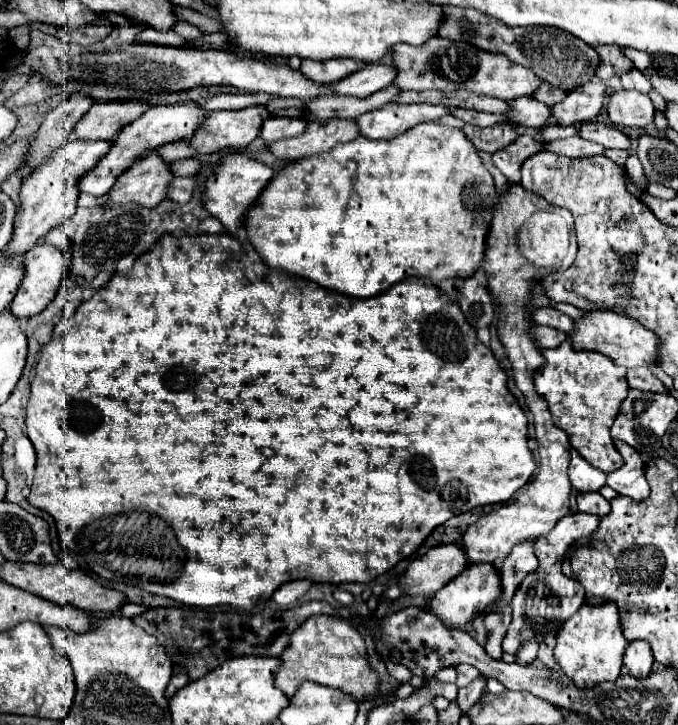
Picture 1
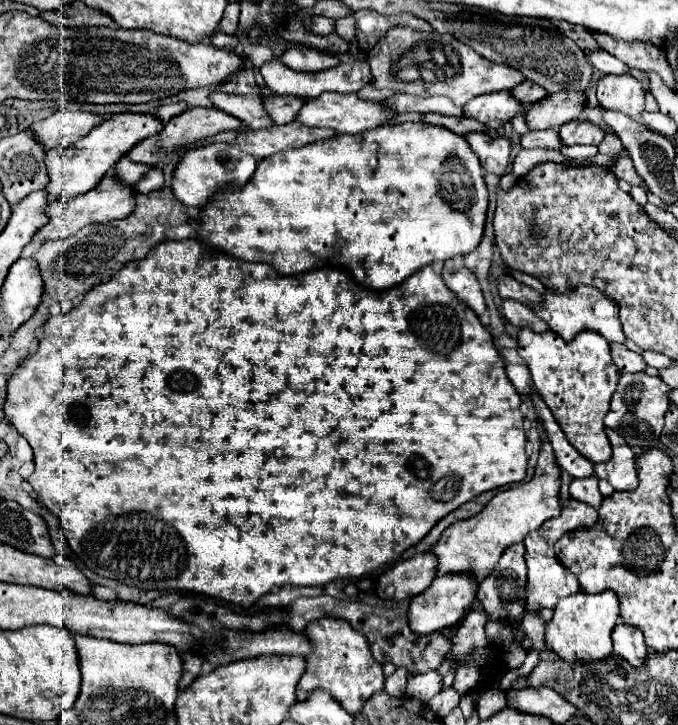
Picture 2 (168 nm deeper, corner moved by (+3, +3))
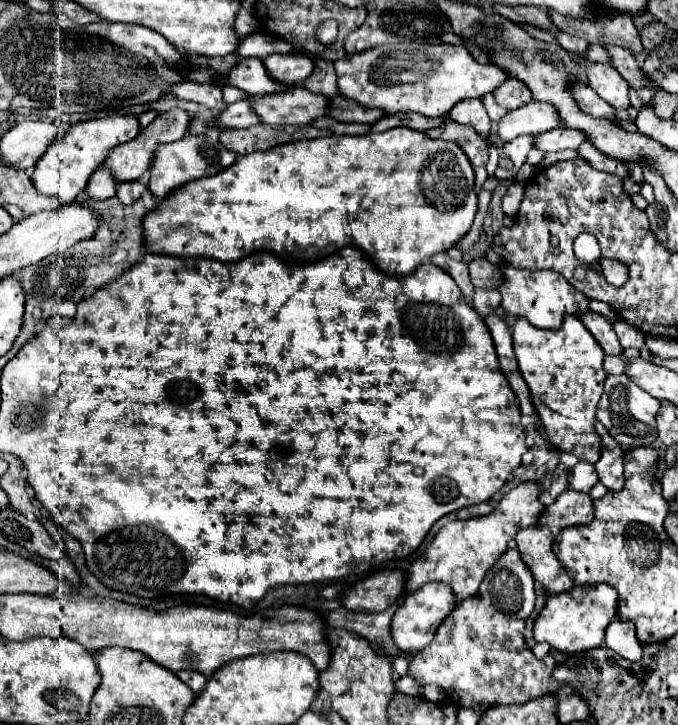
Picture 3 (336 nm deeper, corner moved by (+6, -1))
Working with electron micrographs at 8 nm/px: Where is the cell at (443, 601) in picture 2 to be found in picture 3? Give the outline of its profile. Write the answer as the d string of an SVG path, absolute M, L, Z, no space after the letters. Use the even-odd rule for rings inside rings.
M424 584L424 588L412 592L412 596L406 596L402 606L396 610L392 624L390 624L390 634L394 638L394 644L406 652L406 654L416 654L424 650L432 638L444 616L456 606L456 598L452 598L452 592L444 588L444 584Z

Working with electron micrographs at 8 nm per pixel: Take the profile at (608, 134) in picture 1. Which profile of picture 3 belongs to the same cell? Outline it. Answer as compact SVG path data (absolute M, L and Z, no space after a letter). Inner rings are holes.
M554 128L548 130L544 134L538 134L534 140L534 148L542 150L542 152L552 152L552 150L566 150L572 148L576 150L582 142L584 142L584 134L580 130L562 130L562 128Z

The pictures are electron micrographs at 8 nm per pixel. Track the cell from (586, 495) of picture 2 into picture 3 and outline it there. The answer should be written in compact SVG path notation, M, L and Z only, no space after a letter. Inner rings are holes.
M580 460L570 470L568 482L570 482L570 488L576 488L578 492L590 492L590 488L598 482L598 476L596 476L596 470L594 470L594 466L590 462Z

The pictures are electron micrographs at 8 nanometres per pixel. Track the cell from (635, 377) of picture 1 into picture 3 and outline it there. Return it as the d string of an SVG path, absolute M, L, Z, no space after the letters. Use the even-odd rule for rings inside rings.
M586 310L586 312L580 312L580 322L590 330L590 334L596 338L596 342L602 346L602 350L606 354L622 354L622 346L618 342L618 336L612 328L612 324L598 312L592 312L592 310Z

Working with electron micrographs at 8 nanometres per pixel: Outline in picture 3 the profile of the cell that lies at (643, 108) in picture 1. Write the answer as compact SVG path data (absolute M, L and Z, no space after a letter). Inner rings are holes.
M590 64L586 68L586 78L588 86L612 108L626 110L630 106L628 82L610 64Z

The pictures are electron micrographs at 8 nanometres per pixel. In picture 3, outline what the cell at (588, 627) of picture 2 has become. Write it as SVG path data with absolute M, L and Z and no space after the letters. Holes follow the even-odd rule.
M596 584L588 588L574 586L566 592L552 594L546 598L546 604L534 622L534 640L548 642L552 648L564 654L596 648L602 644L604 630L616 616L616 608L618 608L618 592L610 584Z

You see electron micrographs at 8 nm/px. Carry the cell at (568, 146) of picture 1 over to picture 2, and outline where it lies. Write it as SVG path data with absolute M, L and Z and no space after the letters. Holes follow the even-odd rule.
M535 130L525 136L521 136L521 146L523 148L551 148L551 150L561 150L563 142L557 130Z

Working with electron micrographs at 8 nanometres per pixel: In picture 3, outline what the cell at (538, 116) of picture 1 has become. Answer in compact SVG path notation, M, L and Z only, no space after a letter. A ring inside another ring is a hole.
M470 98L470 100L460 100L452 110L450 110L452 120L460 122L460 124L468 124L474 126L476 132L480 132L480 136L488 138L490 132L490 118L482 106L482 102L478 98Z

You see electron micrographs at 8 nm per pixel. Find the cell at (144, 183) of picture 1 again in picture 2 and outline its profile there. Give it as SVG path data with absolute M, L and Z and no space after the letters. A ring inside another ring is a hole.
M109 172L99 186L95 186L91 192L83 194L83 196L77 196L73 198L67 206L65 202L51 202L51 208L47 208L47 214L51 216L51 222L45 224L37 234L35 234L35 240L41 240L41 242L47 242L47 240L61 240L61 238L67 238L67 236L73 236L79 228L87 226L87 224L97 224L97 222L111 222L111 220L117 220L117 218L127 218L129 214L133 214L135 210L135 186L133 184L127 184L127 182L121 182L119 176L115 176L113 172Z

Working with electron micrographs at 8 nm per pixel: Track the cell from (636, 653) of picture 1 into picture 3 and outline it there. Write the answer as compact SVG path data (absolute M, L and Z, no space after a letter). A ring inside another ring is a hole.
M614 620L612 624L608 624L604 644L608 648L612 648L616 654L620 654L632 662L640 660L640 656L642 656L642 644L636 638L636 630L634 630L632 622Z

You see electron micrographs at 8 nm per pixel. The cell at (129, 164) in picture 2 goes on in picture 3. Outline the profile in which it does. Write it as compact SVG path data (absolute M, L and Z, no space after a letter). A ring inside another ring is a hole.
M98 168L90 182L88 182L88 188L86 188L86 194L90 198L96 198L96 200L106 200L106 198L112 198L114 196L114 188L116 188L116 182L112 180L112 174L110 170L106 168Z

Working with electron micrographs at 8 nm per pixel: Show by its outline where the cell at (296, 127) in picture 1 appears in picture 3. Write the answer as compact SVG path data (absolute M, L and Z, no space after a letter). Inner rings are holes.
M182 80L178 84L170 86L170 92L176 94L182 100L190 100L190 102L200 102L204 106L208 106L214 112L220 112L224 104L222 100L222 90L220 88L212 88L212 84L200 84L200 82L190 82L190 80Z

